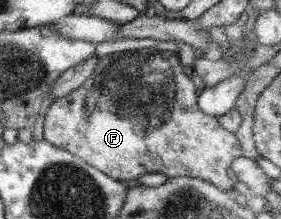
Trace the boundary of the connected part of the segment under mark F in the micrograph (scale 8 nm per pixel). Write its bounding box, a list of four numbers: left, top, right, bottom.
[43,48,241,192]

